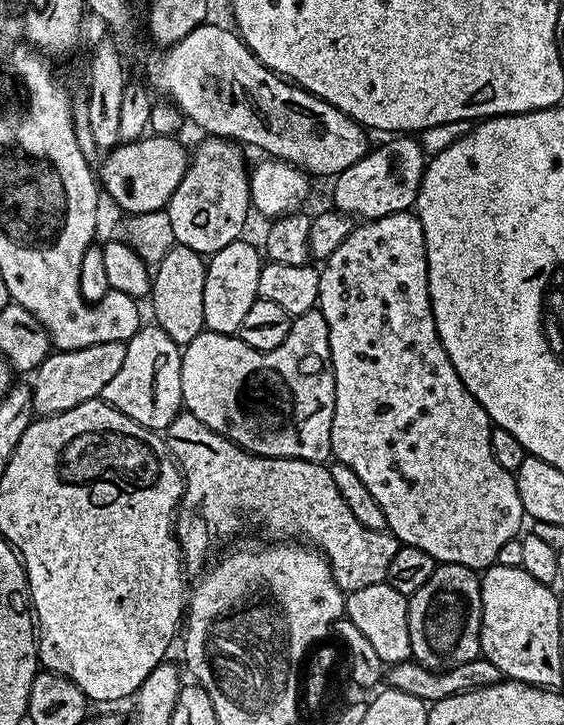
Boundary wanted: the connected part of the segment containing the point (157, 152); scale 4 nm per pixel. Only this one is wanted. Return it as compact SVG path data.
M145 134L139 140L121 142L107 153L104 165L98 168L98 180L103 191L124 211L159 212L167 209L168 200L178 190L182 174L186 174L190 159L189 149L179 144L176 136Z

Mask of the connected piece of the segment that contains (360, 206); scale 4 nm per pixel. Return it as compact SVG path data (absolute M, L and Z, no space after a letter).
M400 134L395 138L388 138L381 148L373 147L354 166L350 166L346 171L341 172L335 177L332 188L331 207L338 212L355 218L360 222L386 218L390 214L409 211L415 205L418 194L420 193L420 183L424 177L424 165L426 157L419 139L412 134Z

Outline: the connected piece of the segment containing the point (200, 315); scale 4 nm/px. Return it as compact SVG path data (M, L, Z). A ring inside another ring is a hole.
M173 243L172 248L160 263L155 265L152 277L152 290L150 301L152 300L152 312L156 315L155 327L162 329L178 345L189 344L198 338L198 334L205 331L204 327L204 291L206 290L206 260L201 253L190 250L190 246L182 246Z

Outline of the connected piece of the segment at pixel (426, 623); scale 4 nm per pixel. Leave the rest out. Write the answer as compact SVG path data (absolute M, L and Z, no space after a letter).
M437 563L430 582L408 597L408 625L412 659L417 664L443 670L478 659L482 626L480 576L461 564Z

